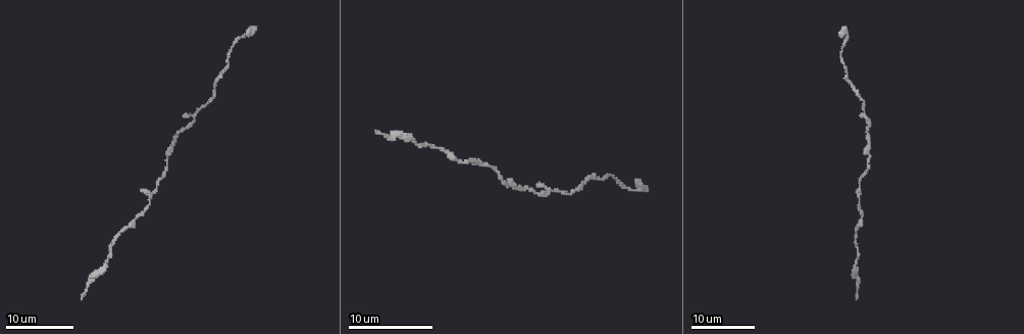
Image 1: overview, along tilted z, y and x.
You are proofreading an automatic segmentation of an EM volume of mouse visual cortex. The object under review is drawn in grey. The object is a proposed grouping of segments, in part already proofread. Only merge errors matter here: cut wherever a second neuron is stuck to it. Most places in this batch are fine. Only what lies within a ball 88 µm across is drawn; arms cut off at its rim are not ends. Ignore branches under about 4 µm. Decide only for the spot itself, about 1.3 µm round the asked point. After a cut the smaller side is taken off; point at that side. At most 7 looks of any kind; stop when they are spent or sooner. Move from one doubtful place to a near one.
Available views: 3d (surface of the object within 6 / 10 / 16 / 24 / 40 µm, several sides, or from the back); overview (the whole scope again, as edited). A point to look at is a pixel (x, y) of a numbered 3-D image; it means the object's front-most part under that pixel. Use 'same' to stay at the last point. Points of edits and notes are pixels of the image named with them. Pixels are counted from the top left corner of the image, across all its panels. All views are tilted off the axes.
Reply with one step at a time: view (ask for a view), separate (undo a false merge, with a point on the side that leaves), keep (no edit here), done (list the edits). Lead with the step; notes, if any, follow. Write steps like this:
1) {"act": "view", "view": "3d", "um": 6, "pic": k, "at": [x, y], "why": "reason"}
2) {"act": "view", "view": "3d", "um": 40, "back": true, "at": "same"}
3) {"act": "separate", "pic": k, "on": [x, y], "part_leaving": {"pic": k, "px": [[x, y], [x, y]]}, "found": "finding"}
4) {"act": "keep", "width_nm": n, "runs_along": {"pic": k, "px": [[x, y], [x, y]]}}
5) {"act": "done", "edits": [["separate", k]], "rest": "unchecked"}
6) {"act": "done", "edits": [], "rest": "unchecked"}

{"act": "view", "view": "3d", "um": 24, "pic": 1, "at": [869, 156]}

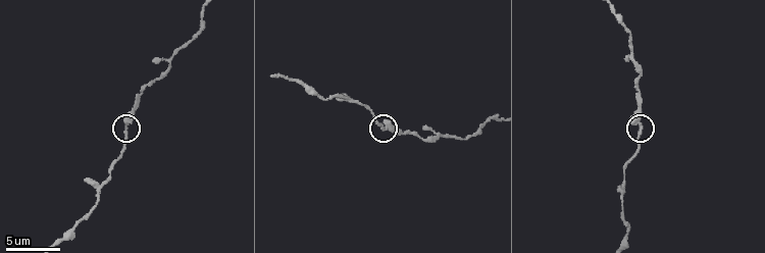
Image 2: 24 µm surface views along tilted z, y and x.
{"act": "view", "view": "3d", "um": 10, "pic": 2, "at": [125, 129]}

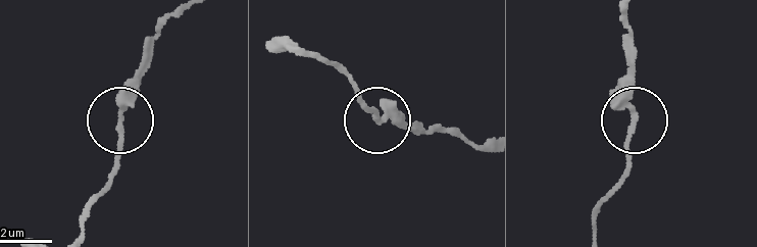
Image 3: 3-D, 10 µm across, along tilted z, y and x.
{"act": "keep", "runs_along": {"pic": 3, "px": [[633, 126], [627, 36]]}, "found": "continuous, no second neuron"}

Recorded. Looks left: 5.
{"act": "view", "view": "3d", "um": 6, "pic": 2, "at": [440, 135], "why": "side arm on a straight run"}

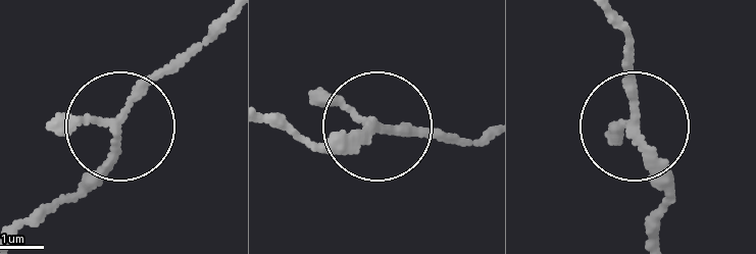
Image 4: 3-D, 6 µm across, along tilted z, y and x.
{"act": "view", "view": "3d", "um": 6, "back": true, "pic": 4, "at": [112, 124]}

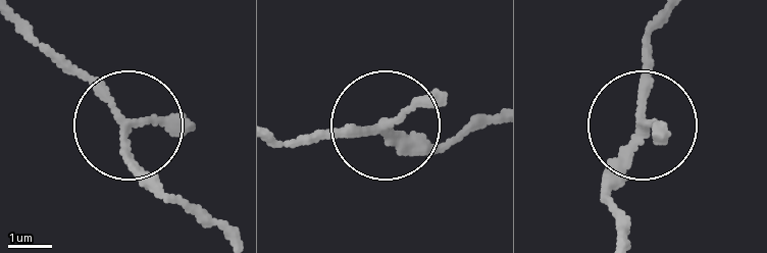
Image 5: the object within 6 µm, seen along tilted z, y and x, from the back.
{"act": "keep", "width_nm": 170, "runs_along": {"pic": 5, "px": [[488, 117], [439, 143], [386, 127], [286, 147]]}, "found": "continuous, no second neuron"}

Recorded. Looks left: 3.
{"act": "view", "view": "3d", "um": 24, "pic": 1, "at": [856, 281], "why": "thick turns thin"}

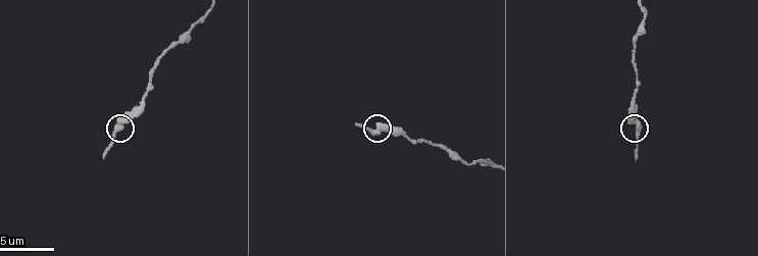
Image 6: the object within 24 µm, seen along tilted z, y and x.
{"act": "view", "view": "3d", "um": 10, "pic": 6, "at": [120, 128]}

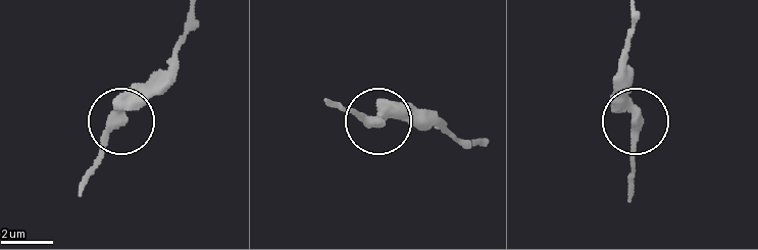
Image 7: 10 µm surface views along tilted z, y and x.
{"act": "keep", "runs_along": {"pic": 7, "px": [[634, 9], [623, 58], [635, 137], [634, 178]]}, "found": "all the same neuron"}

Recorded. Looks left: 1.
{"act": "done", "edits": [], "rest": "unchecked"}

